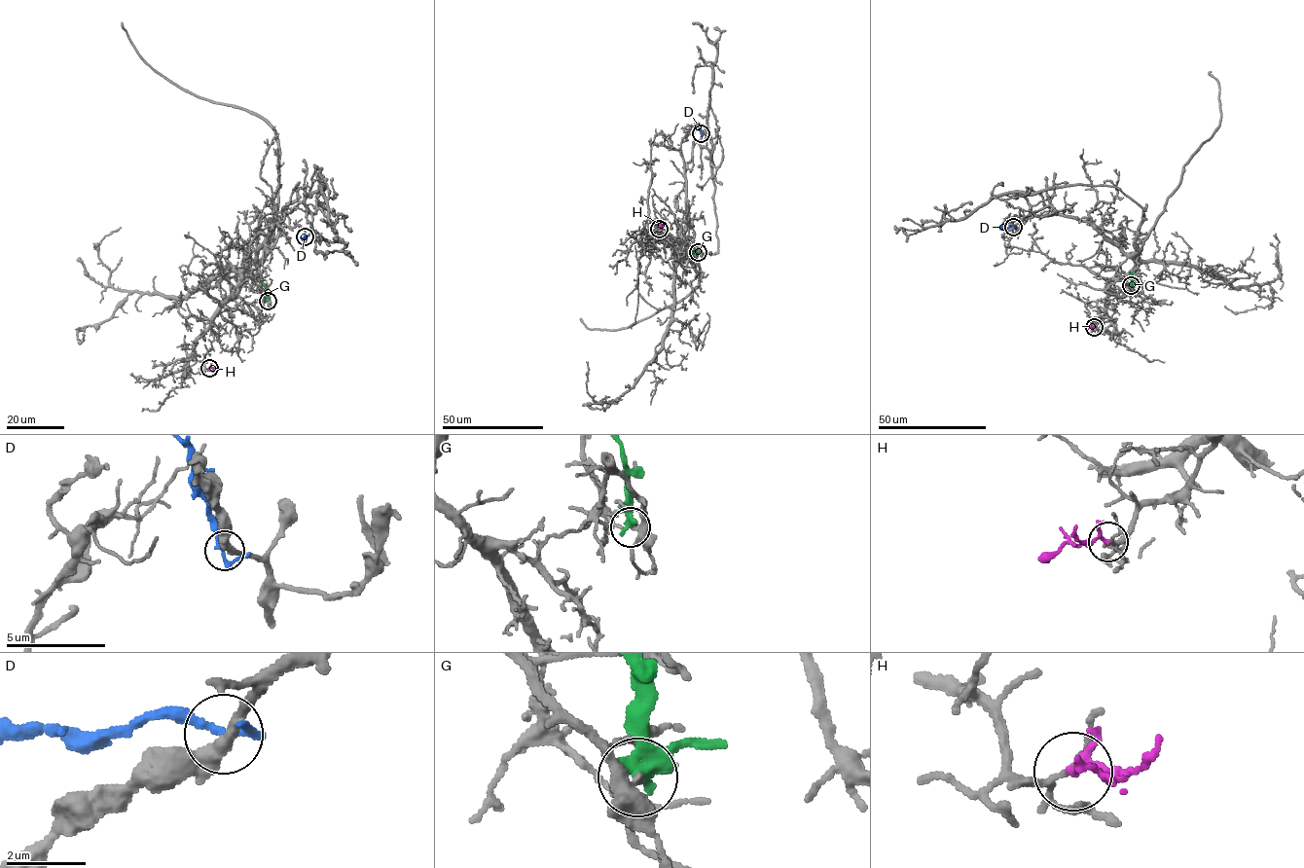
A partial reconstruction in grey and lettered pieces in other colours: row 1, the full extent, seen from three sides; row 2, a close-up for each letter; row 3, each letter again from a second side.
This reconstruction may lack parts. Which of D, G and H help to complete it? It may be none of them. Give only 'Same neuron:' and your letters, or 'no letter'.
Same neuron: no letter

